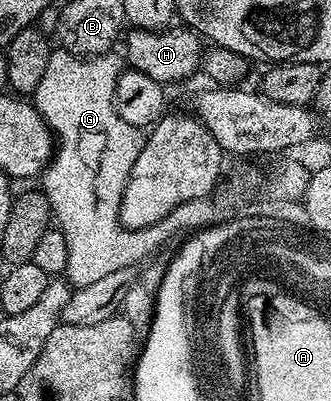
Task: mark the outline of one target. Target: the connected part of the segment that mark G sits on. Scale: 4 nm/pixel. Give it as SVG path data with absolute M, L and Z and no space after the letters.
M54 49L50 52L50 60L48 61L48 69L44 69L44 77L40 77L40 88L48 89L50 87L50 107L54 111L58 111L58 127L56 123L56 167L58 163L58 195L62 199L66 199L66 224L64 230L66 232L66 240L68 241L68 265L66 266L64 275L68 280L71 288L83 287L84 285L92 285L92 281L100 281L100 277L107 276L108 273L116 273L118 269L125 267L138 267L145 264L151 258L149 256L153 251L158 251L177 231L184 227L190 227L192 220L184 217L180 213L175 213L164 217L158 223L153 223L150 227L145 227L139 231L128 231L122 226L120 217L120 201L122 194L126 188L128 177L132 173L132 167L136 165L136 157L140 157L140 149L144 142L144 135L141 130L132 125L128 125L128 121L124 121L124 117L120 117L114 108L114 90L116 89L116 81L120 74L120 66L113 59L113 54L95 55L93 57L83 57L74 55L72 52L65 49Z

